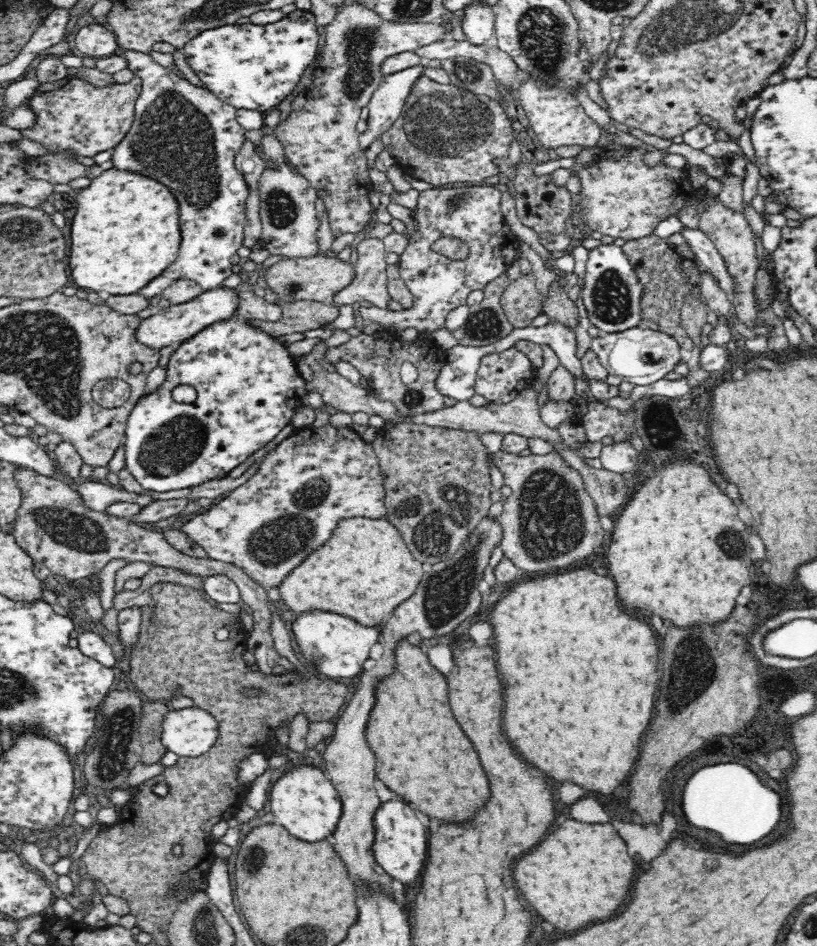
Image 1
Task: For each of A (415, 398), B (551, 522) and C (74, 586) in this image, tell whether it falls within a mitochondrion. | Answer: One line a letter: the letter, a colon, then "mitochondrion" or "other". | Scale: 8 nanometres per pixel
A: mitochondrion
B: mitochondrion
C: other

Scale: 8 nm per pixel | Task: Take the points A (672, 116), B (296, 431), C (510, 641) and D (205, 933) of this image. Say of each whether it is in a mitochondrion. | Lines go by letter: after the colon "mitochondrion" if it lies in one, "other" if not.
A: other
B: other
C: other
D: mitochondrion

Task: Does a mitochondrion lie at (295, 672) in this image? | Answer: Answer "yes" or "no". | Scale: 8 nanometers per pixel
no

